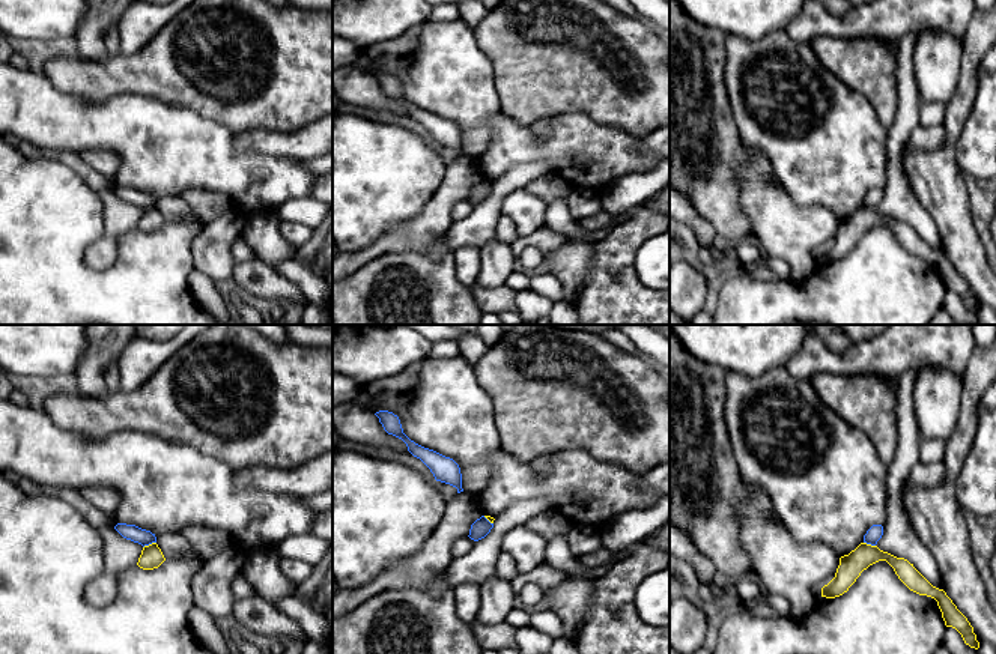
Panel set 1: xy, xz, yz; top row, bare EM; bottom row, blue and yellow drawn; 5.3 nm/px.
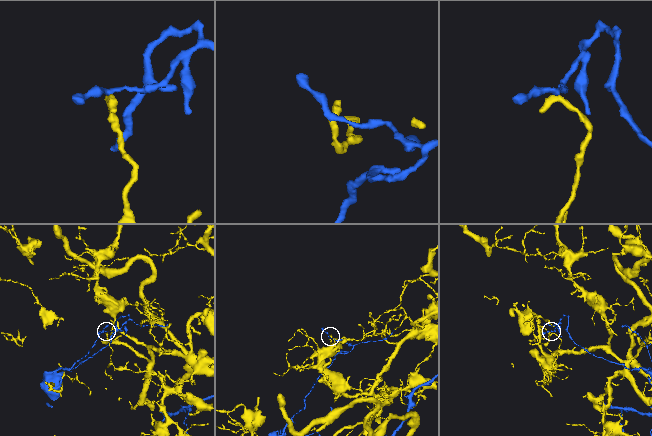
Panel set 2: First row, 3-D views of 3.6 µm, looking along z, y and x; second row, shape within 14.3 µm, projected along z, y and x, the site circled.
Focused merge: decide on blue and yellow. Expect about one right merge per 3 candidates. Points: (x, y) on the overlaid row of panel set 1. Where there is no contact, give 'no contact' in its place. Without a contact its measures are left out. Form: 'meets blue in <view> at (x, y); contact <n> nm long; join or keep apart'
meets blue in xy at (149, 543); contact 80 nm long; keep apart

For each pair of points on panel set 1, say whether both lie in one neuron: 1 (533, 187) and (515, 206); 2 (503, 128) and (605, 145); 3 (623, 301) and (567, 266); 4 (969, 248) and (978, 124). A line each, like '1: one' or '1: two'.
1: two
2: one
3: two
4: two

